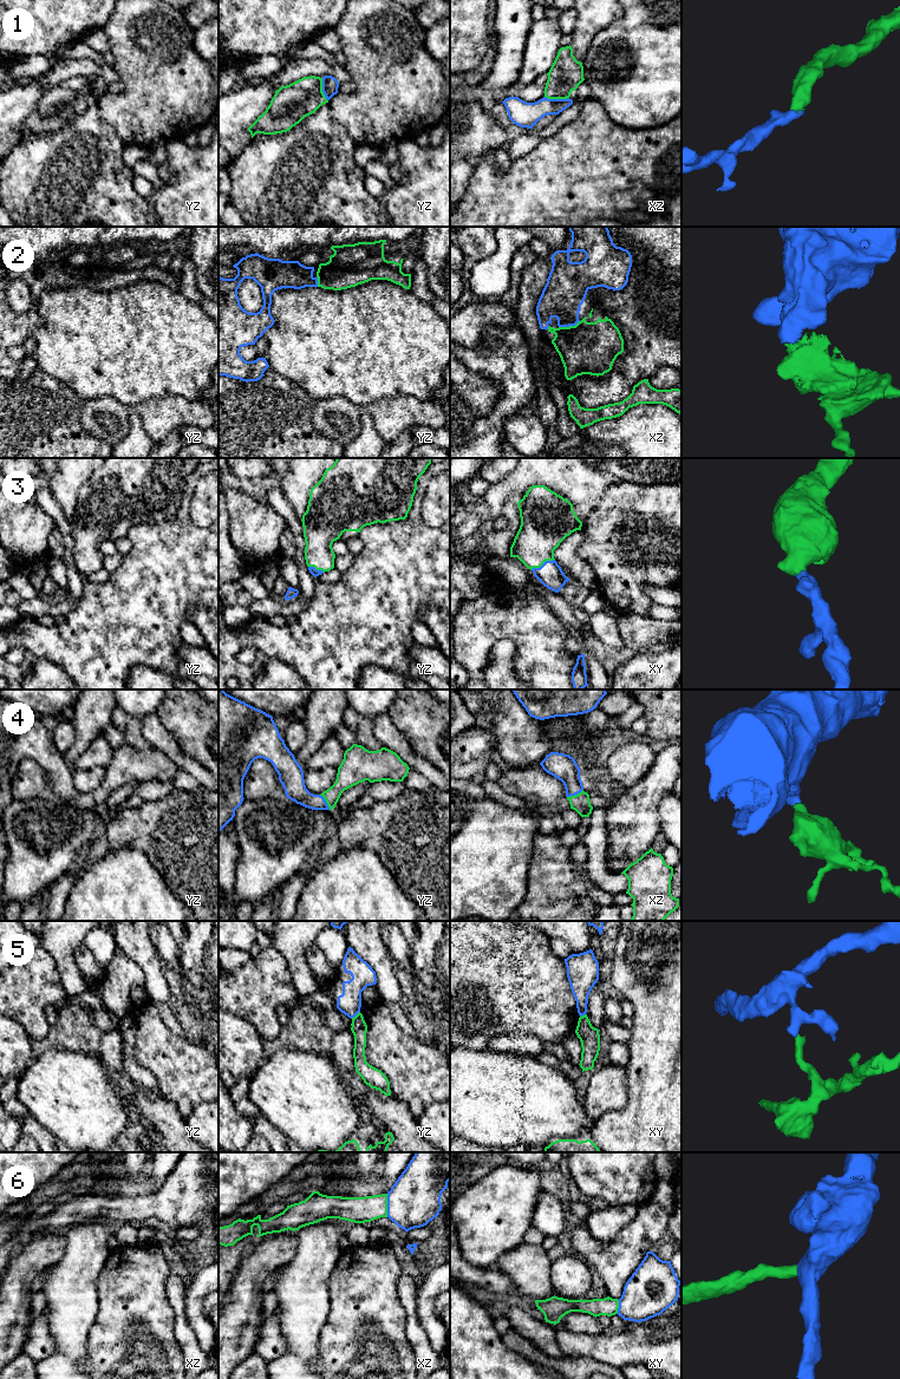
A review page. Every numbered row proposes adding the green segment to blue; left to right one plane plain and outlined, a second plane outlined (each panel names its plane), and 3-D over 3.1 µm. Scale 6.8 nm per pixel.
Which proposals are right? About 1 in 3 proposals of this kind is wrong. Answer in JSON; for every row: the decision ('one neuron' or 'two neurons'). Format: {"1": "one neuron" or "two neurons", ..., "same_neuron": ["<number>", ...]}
{"1": "one neuron", "2": "one neuron", "3": "one neuron", "4": "one neuron", "5": "two neurons", "6": "one neuron", "same_neuron": ["1", "2", "3", "4", "6"]}

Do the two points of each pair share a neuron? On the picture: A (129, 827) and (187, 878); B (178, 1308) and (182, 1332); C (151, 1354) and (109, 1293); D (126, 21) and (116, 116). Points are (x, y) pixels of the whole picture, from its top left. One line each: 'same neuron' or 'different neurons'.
A: same neuron
B: same neuron
C: same neuron
D: same neuron

